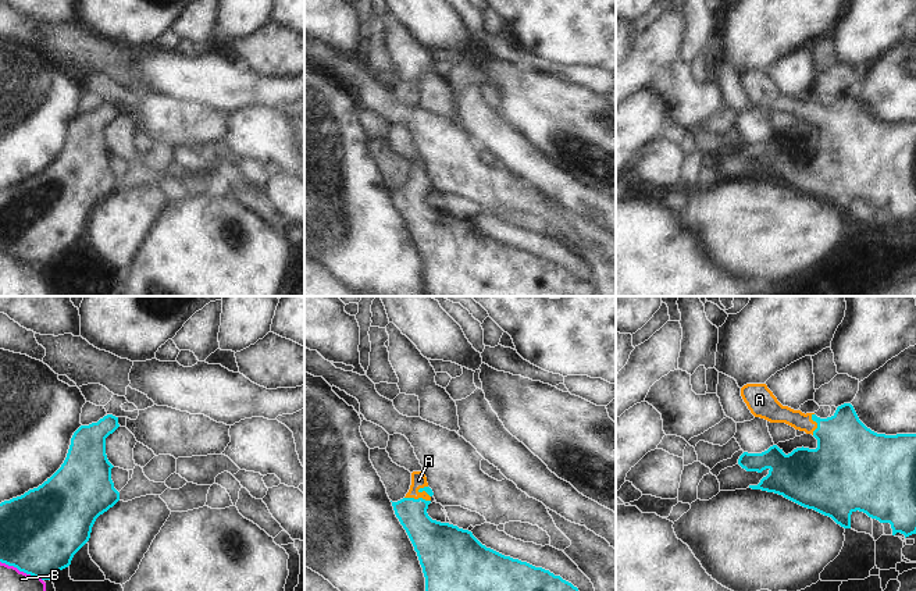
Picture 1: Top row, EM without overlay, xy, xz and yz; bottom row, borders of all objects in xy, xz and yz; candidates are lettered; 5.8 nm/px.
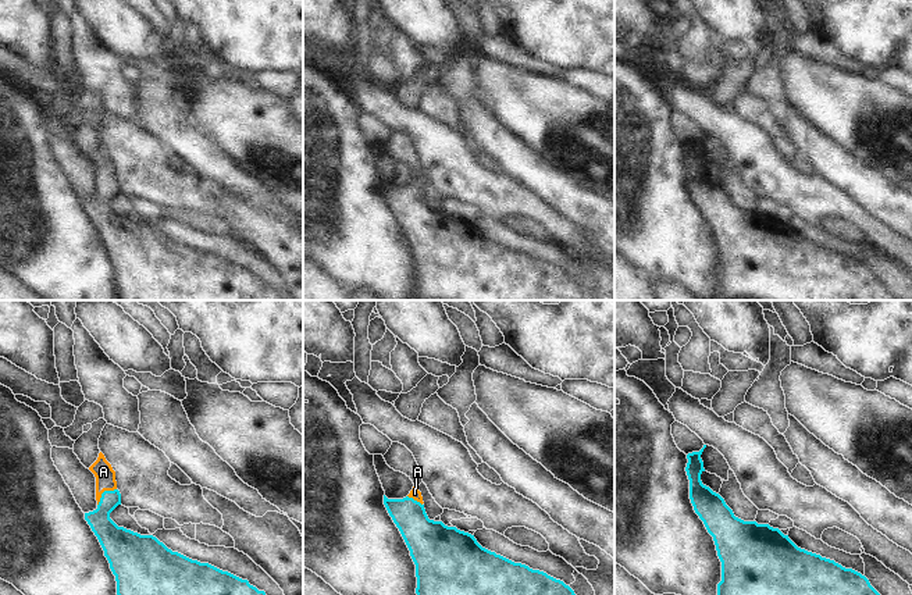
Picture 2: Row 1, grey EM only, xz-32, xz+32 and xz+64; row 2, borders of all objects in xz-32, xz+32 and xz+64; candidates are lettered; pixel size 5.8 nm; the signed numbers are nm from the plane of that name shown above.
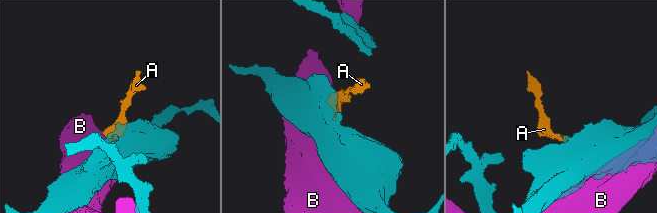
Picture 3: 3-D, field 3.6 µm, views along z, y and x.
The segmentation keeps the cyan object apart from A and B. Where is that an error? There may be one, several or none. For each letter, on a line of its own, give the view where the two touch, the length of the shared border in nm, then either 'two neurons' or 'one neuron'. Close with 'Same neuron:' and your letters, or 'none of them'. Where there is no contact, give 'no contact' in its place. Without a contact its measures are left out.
A: xz | 150 nm | one neuron
B: xy | 280 nm | two neurons
Same neuron: A

